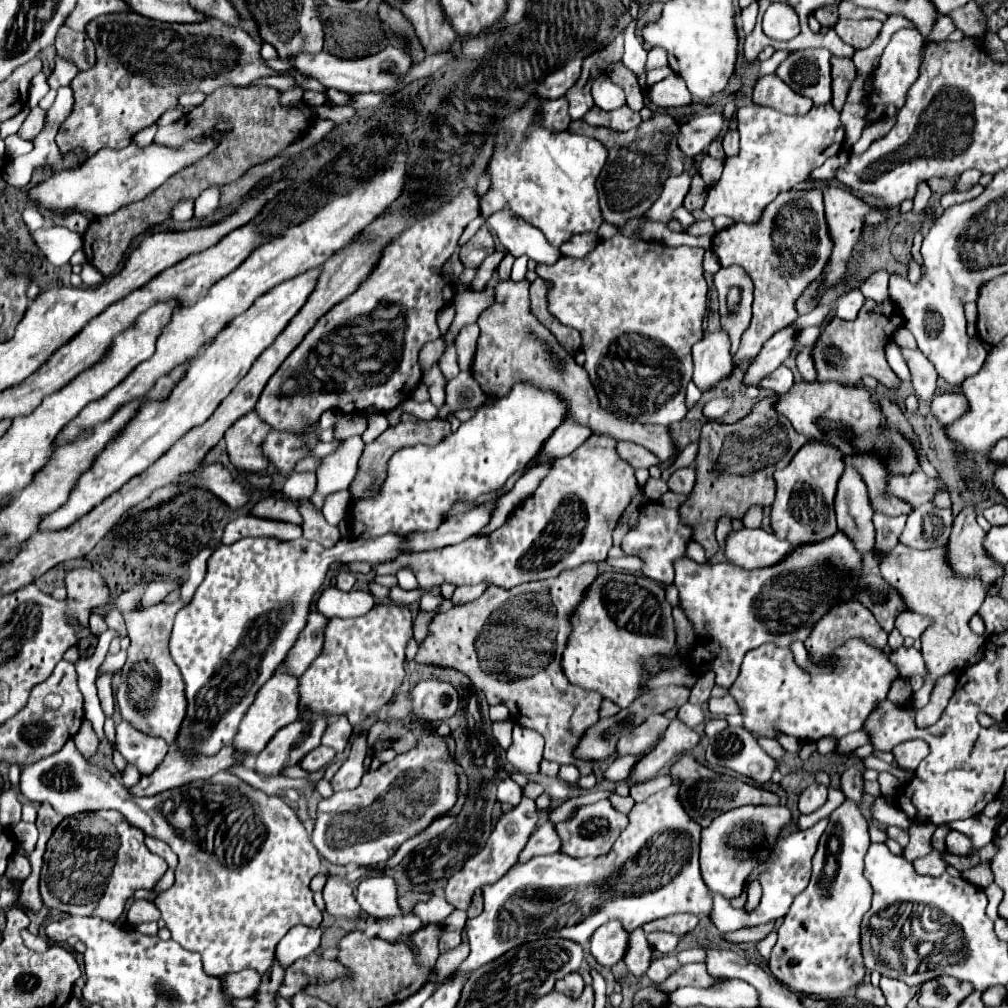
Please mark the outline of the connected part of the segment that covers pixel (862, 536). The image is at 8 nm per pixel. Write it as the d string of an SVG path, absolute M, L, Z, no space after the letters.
M847 467L839 479L835 493L835 515L839 531L843 531L853 541L861 555L873 551L873 509L869 503L867 487L853 467Z

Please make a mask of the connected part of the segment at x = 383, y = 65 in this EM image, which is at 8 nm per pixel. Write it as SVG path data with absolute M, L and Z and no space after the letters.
M387 47L381 53L373 57L363 57L363 59L339 59L325 51L317 55L297 53L291 57L291 63L299 73L317 79L323 87L335 87L343 93L367 93L367 91L391 89L395 87L401 71L407 71L411 67L411 59L401 49L395 49L395 47Z

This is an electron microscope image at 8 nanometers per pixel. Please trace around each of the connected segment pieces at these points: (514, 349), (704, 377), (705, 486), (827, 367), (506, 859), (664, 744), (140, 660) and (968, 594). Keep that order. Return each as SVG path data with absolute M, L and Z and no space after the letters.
M501 281L497 285L495 299L495 305L483 311L477 319L481 335L471 367L473 377L489 399L505 397L511 391L511 385L515 385L515 381L531 381L541 389L555 389L555 393L559 393L567 401L567 405L571 405L567 421L581 421L581 425L587 425L593 433L611 433L611 437L619 441L639 443L651 453L655 453L661 461L677 459L677 447L669 433L669 427L623 421L601 407L597 393L587 377L587 371L577 365L573 355L567 353L555 341L555 337L551 337L551 333L547 333L547 329L531 315L529 281Z
M723 329L707 333L693 345L693 381L701 391L715 387L715 383L725 379L733 371L729 347L729 335Z
M775 395L757 401L751 413L733 423L723 425L719 421L707 421L701 429L701 447L695 459L697 481L695 493L679 509L687 525L695 525L695 541L705 549L705 557L713 559L719 551L715 541L715 527L721 517L743 519L749 507L769 507L775 499L775 469L789 465L793 455L809 443L807 437L795 433L787 417L775 409Z
M865 301L855 321L833 317L827 325L823 325L823 335L813 345L813 359L819 381L843 381L843 385L859 385L863 375L871 375L887 387L897 387L899 379L885 361L883 345L889 341L889 337L893 337L895 329L899 329L901 323L903 315L899 315L899 309L893 305L893 301L887 301L883 305Z
M523 795L519 805L515 805L511 811L507 811L507 813L501 815L501 819L497 821L497 825L495 825L495 829L493 829L487 845L475 857L471 857L463 865L461 871L457 871L449 879L449 883L445 887L445 899L451 901L451 905L455 905L457 909L465 911L469 907L469 903L471 903L471 897L473 897L475 889L481 889L483 885L497 881L499 877L503 877L503 873L507 873L507 869L511 865L517 863L517 857L523 851L523 847L525 847L529 835L533 833L535 825L537 825L537 807L535 807L535 801L527 799Z
M673 719L671 725L667 727L667 733L663 737L663 741L657 745L657 749L653 753L649 753L647 757L643 757L631 771L631 777L639 783L639 781L647 781L651 779L659 769L663 769L667 763L671 763L677 755L681 755L683 751L689 751L691 747L695 747L699 743L699 735L685 727L679 719Z
M137 605L133 611L123 613L131 647L121 675L115 683L115 703L123 721L133 725L137 731L151 737L161 737L167 745L177 743L177 735L187 711L185 685L179 667L169 655L169 635L173 621L145 621L147 609Z
M895 545L889 553L881 557L879 569L883 579L903 593L903 599L907 601L907 607L911 611L927 615L935 621L935 625L931 625L931 629L927 629L927 633L923 633L921 637L921 653L927 663L929 675L925 677L923 689L919 689L911 701L915 711L919 711L927 705L933 683L941 675L947 675L955 667L971 667L983 659L985 639L971 631L969 619L979 611L987 593L983 585L979 585L979 581L955 581L955 577L951 577L951 569L943 565L943 547L915 551L907 549L905 545Z

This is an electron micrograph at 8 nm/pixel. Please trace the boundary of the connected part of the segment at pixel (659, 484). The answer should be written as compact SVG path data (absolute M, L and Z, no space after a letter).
M650 477L647 483L643 486L643 492L648 498L652 499L652 501L659 499L668 490L669 488L666 482L653 477Z

